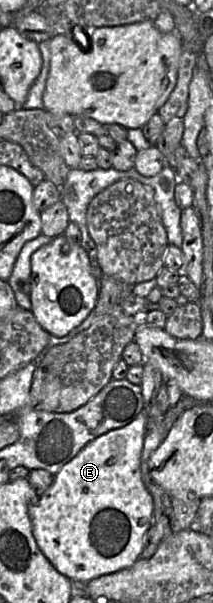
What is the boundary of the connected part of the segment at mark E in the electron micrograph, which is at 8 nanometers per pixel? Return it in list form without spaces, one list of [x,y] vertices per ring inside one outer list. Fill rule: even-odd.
[[[143,408],[127,425],[89,442],[54,475],[52,485],[39,497],[32,511],[32,532],[37,546],[54,568],[75,584],[128,568],[140,558],[145,533],[153,522],[153,498],[142,481],[140,469],[147,416]]]

